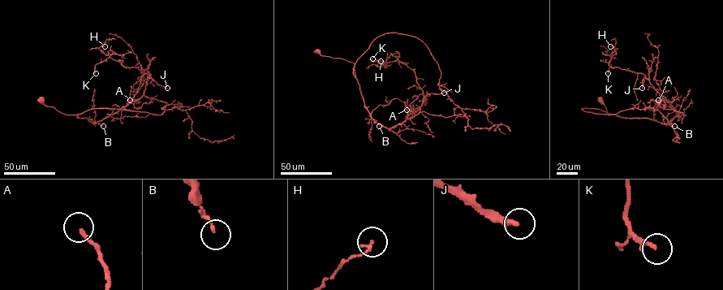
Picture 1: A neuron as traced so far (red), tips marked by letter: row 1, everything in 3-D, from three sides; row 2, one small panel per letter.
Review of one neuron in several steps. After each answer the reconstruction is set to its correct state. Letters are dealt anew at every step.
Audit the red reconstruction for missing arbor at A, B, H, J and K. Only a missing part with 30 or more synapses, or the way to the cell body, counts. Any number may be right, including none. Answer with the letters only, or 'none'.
A, J

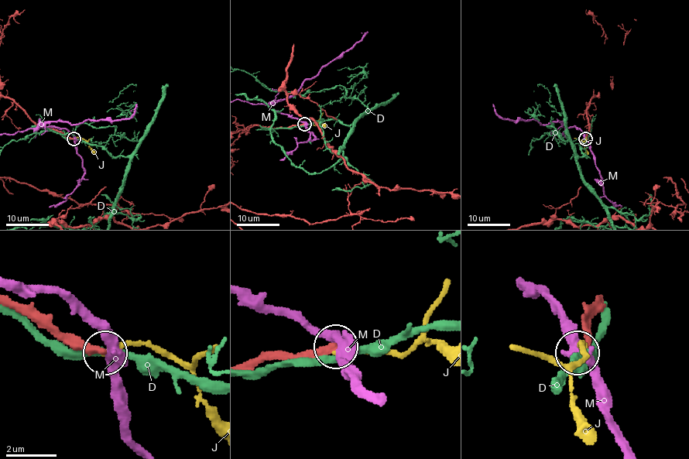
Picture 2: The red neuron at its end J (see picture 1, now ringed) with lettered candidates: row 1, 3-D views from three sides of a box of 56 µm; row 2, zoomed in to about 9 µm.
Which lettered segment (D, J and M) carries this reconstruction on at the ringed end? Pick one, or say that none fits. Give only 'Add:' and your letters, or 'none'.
Add: none

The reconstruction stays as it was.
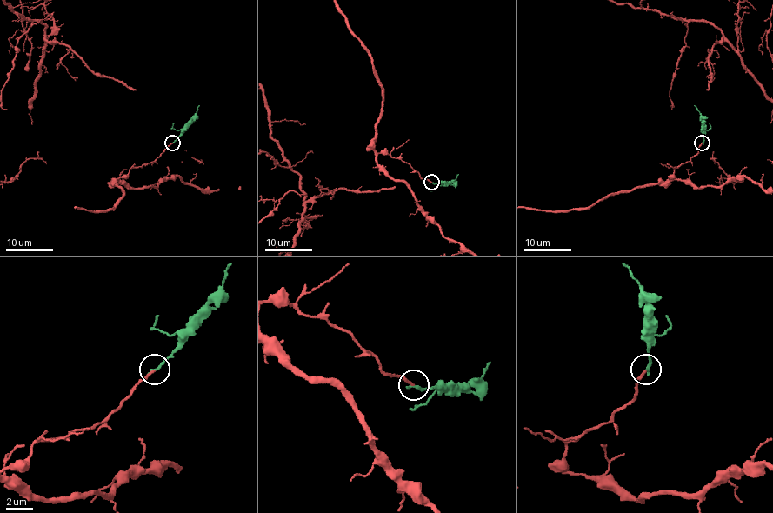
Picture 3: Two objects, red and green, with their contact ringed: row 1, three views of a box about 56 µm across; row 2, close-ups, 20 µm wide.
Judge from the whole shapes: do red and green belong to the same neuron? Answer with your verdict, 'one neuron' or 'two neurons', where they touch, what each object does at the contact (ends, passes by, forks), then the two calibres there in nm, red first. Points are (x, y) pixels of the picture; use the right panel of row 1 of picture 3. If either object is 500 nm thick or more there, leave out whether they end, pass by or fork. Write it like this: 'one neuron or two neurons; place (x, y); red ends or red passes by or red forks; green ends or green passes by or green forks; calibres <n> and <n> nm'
one neuron; place (702, 143); red ends; green ends; calibres 190 and 240 nm

